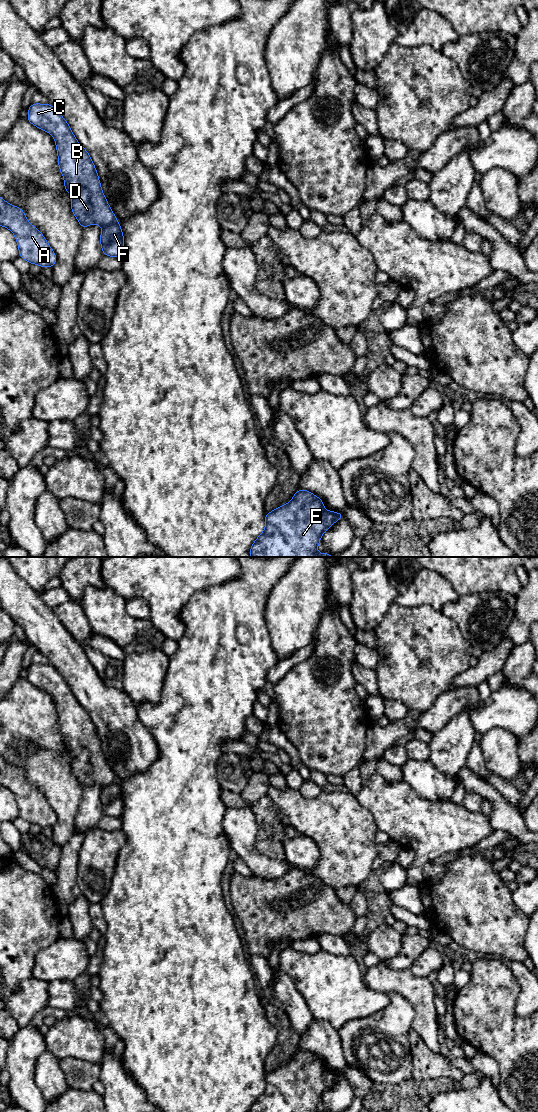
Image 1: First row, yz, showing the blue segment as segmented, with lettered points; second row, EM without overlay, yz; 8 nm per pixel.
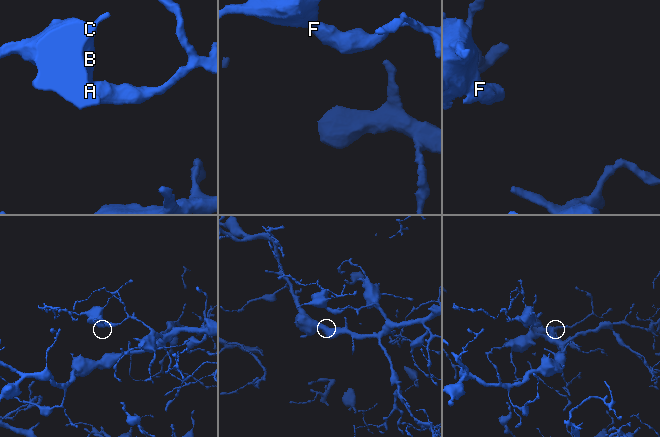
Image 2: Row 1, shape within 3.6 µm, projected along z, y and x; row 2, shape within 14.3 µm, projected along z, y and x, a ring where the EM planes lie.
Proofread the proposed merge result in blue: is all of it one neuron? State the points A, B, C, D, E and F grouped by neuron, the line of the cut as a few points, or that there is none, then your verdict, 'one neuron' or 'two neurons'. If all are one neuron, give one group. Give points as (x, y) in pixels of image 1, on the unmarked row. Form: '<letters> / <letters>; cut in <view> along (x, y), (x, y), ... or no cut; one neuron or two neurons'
A B C D / E F; cut in yz along (116, 779), (102, 788); two neurons

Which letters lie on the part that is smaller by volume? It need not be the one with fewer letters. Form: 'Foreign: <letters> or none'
Foreign: A, B, C, D

